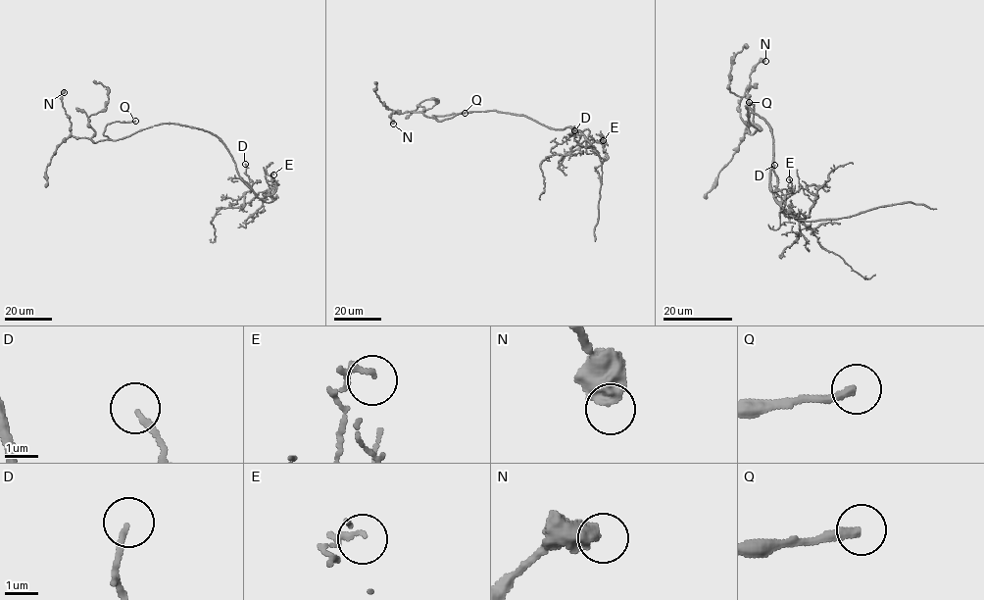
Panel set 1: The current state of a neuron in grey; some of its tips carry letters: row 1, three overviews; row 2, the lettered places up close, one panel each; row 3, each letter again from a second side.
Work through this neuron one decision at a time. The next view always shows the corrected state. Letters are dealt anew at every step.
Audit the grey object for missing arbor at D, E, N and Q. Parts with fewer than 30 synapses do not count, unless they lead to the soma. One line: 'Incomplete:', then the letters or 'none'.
Incomplete: Q

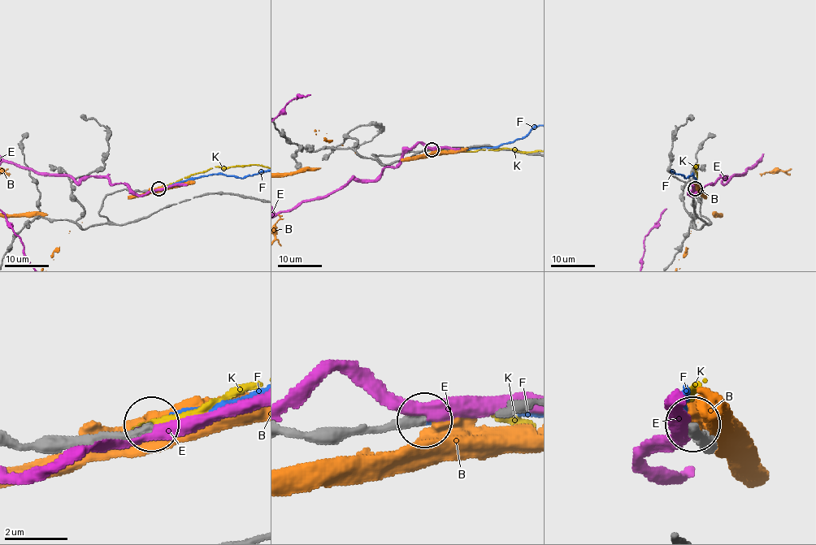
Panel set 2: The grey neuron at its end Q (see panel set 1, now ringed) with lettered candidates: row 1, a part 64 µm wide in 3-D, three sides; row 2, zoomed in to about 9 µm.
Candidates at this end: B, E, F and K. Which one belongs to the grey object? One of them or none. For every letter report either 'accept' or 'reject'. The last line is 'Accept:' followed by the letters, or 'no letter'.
B: reject
E: reject
F: accept
K: reject
Accept: F

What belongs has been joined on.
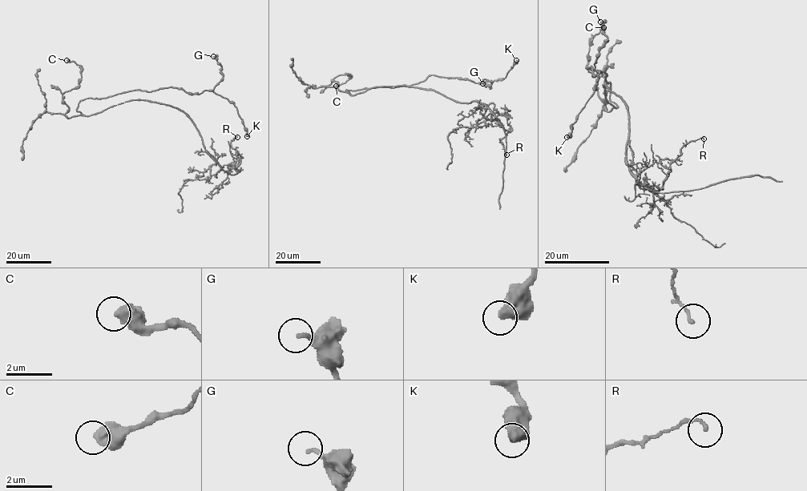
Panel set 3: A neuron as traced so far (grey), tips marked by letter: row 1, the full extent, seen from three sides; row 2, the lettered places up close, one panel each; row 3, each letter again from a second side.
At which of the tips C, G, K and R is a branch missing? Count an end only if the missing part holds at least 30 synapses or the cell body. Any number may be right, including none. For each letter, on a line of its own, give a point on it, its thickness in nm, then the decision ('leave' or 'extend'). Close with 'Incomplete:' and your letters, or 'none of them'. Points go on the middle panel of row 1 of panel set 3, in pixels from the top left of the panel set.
C: at (336, 86); 650 nm thick; leave
G: at (482, 83); 180 nm thick; leave
K: at (516, 60); 650 nm thick; leave
R: at (506, 154); 120 nm thick; leave
Incomplete: none of them

